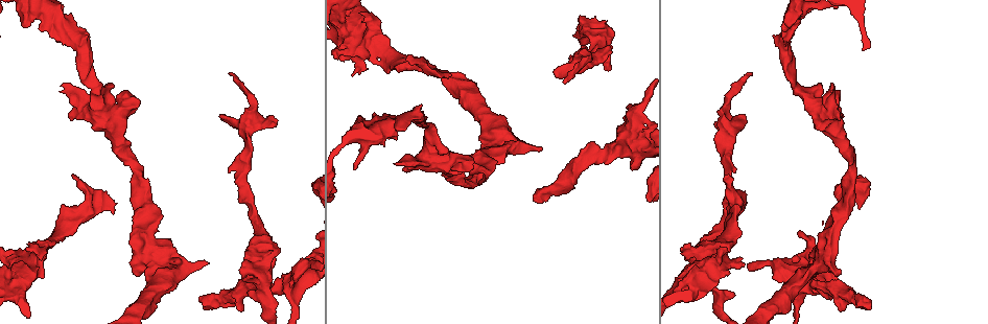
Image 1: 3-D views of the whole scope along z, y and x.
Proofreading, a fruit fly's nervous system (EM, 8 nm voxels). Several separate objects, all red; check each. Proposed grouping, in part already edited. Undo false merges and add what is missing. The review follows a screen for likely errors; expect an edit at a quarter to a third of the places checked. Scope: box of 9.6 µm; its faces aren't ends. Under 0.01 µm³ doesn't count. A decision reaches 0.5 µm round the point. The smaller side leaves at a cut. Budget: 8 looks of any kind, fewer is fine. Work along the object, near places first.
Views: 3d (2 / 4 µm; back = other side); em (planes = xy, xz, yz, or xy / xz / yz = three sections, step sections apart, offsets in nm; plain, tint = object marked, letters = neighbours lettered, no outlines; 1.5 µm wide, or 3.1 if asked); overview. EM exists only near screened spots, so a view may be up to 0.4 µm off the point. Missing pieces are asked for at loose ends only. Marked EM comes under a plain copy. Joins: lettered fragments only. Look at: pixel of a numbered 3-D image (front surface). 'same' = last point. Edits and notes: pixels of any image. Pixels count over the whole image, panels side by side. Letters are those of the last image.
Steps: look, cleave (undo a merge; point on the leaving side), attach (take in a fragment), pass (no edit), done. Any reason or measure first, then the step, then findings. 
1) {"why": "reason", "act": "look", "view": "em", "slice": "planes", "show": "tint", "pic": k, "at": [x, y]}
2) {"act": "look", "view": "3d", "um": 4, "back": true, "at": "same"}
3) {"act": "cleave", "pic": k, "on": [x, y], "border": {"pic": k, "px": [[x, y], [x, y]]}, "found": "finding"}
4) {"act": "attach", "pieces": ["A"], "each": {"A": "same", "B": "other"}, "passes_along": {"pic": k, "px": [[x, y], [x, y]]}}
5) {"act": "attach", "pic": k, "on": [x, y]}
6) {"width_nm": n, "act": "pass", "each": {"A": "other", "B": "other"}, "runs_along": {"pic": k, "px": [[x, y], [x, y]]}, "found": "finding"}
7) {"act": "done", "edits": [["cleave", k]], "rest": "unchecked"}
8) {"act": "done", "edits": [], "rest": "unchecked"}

{"why": "branch stops here", "act": "look", "view": "em", "slice": "yz", "step": 4, "show": "letters", "pic": 1, "at": [870, 300]}

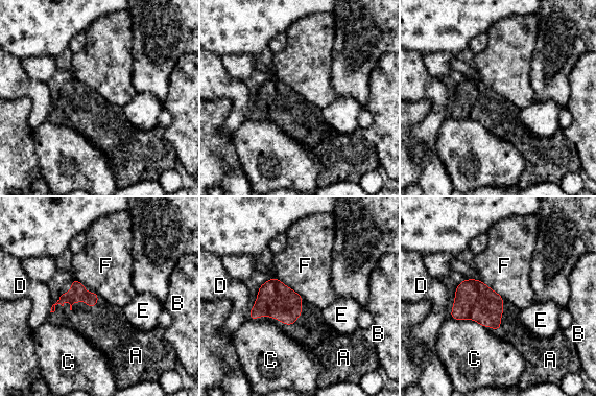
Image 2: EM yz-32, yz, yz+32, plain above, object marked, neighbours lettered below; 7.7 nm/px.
{"why": "cut it another way", "act": "look", "view": "em", "slice": "planes", "show": "letters", "at": "same"}

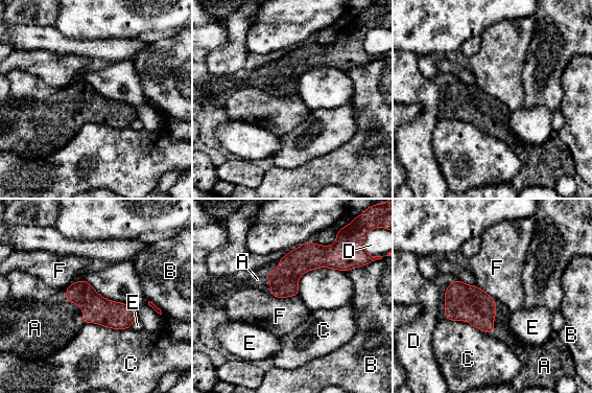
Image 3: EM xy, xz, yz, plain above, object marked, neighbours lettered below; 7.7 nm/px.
{"act": "attach", "pieces": ["A"], "each": {"A": "same", "B": "other", "C": "other", "D": "other", "E": "other", "F": "other"}, "passes_along": {"pic": 3, "px": [[105, 313], [76, 302], [51, 323]]}, "found": "the neuron continues"}

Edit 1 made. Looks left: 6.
{"why": "an open end", "act": "look", "view": "em", "slice": "planes", "show": "tint", "pic": 1, "at": [733, 205]}

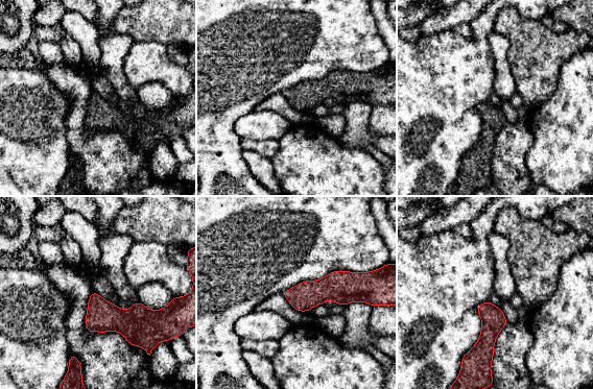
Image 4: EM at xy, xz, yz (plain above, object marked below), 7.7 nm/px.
{"why": "what lies round it", "act": "look", "view": "em", "slice": "planes", "show": "letters", "at": "same"}

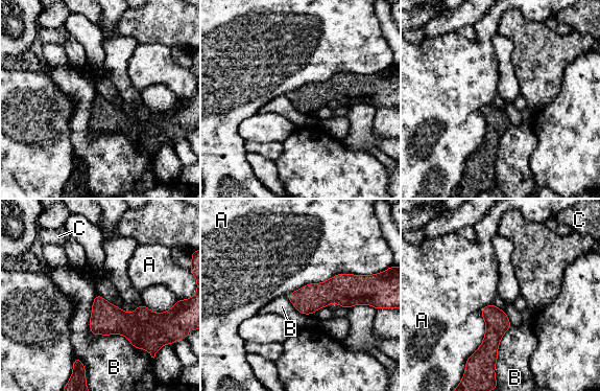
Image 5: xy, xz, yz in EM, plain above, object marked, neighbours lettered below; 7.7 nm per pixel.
{"longest_contact_nm": ["A", 650], "act": "pass", "each": {"A": "other", "B": "other", "C": "other"}, "border": {"pic": 5, "px": [[368, 274], [337, 273], [286, 296]]}, "found": "none of them fits"}

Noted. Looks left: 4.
{"why": "stops while still wide", "act": "look", "view": "em", "slice": "planes", "show": "letters", "pic": 1, "at": [633, 166]}

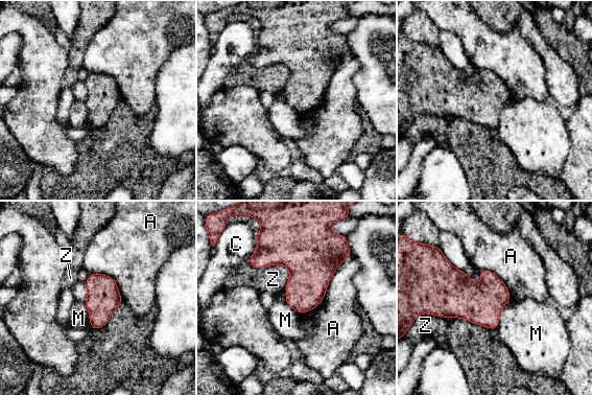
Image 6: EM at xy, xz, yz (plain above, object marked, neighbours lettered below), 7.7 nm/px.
{"longest_contact_nm": ["A", 340], "act": "pass", "each": {"A": "other", "C": "other", "M": "other", "Z": "other"}, "found": "none of them fits"}

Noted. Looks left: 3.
{"act": "done", "edits": [["attach", 3]], "rest": "unchecked"}

